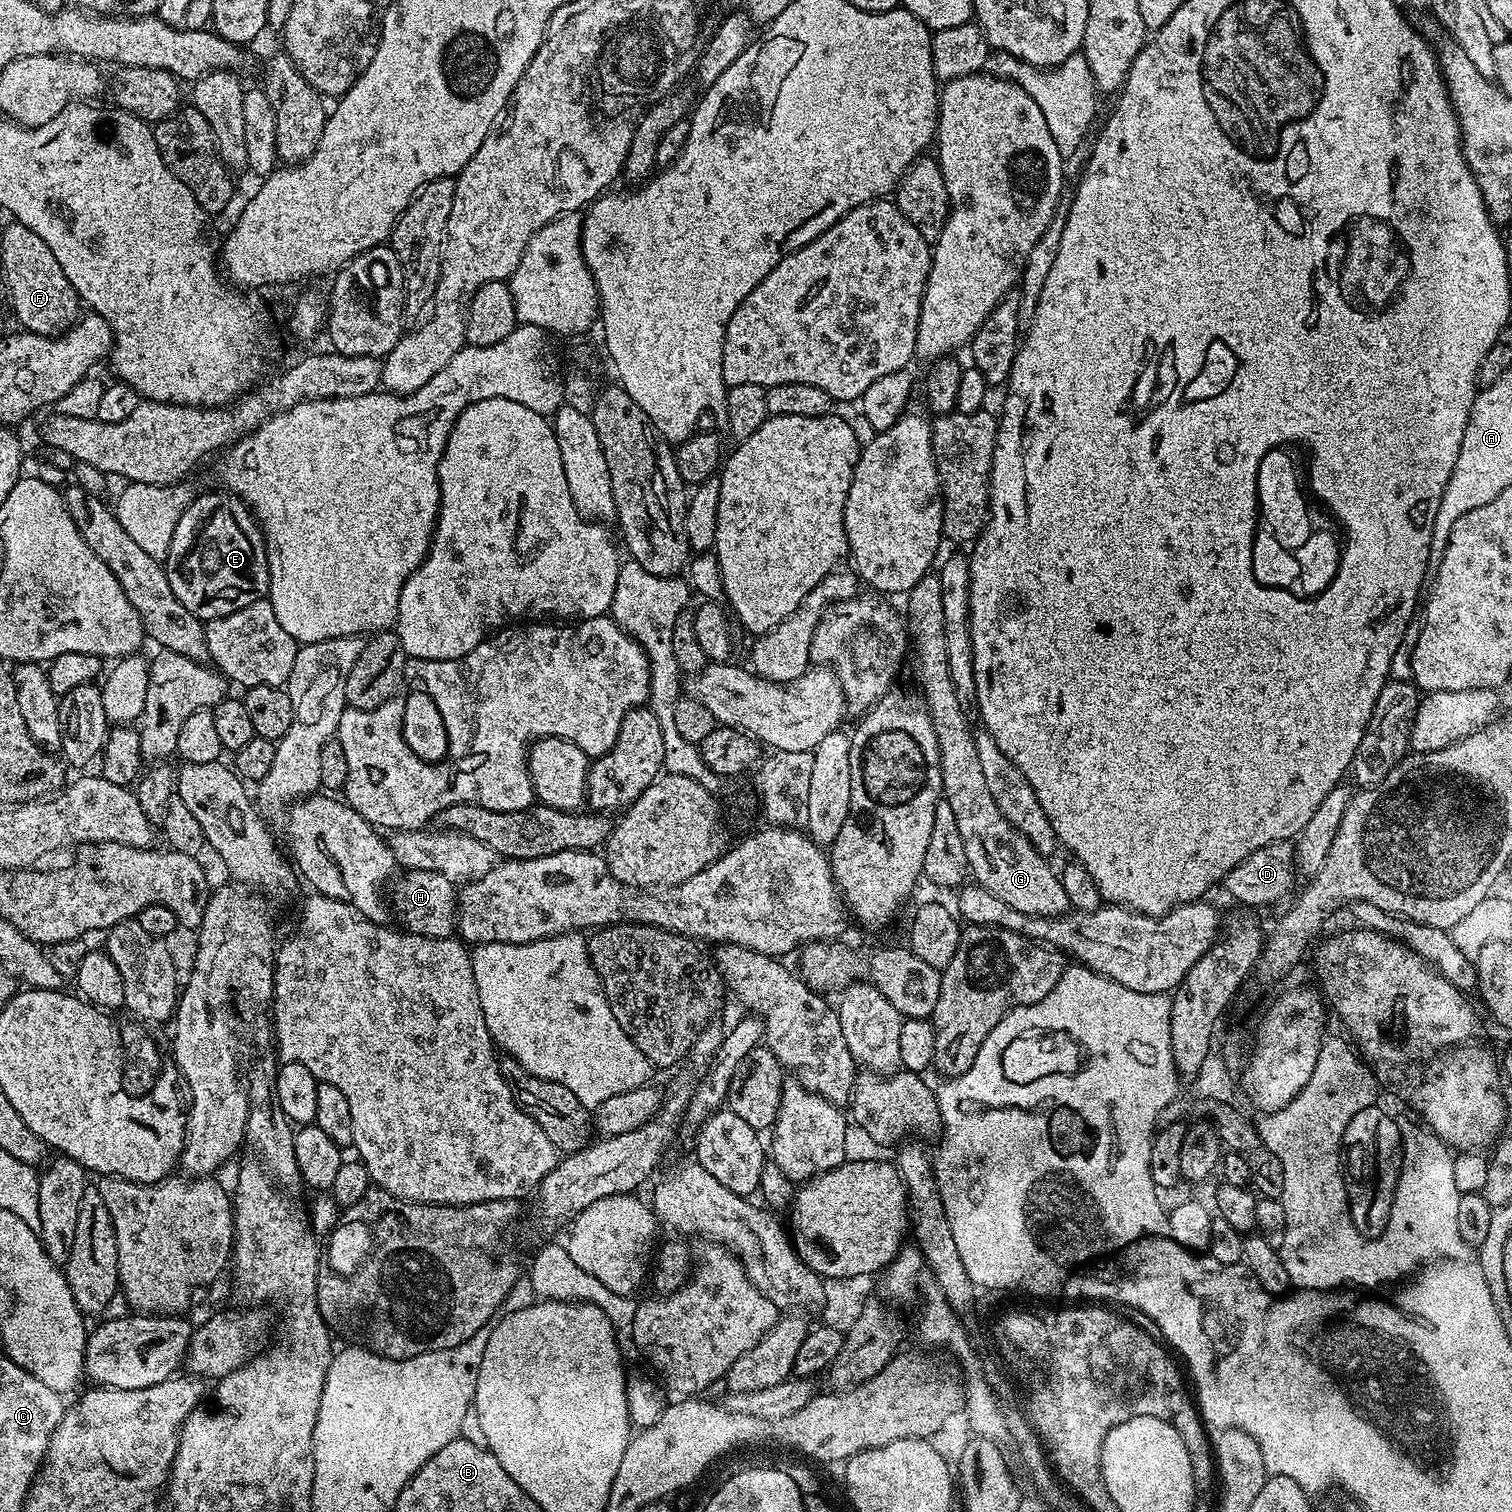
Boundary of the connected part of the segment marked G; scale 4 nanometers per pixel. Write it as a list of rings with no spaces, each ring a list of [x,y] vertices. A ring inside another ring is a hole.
[[[929,574],[911,588],[906,594],[908,600],[907,623],[916,631],[916,672],[920,678],[920,692],[923,707],[928,709],[928,717],[934,726],[934,738],[938,738],[938,754],[942,766],[942,799],[950,802],[950,810],[954,810],[954,818],[958,821],[958,834],[962,834],[962,846],[966,846],[966,862],[971,879],[981,884],[994,898],[1006,902],[1006,906],[1014,906],[1022,914],[1038,914],[1039,916],[1062,916],[1069,911],[1066,890],[1062,890],[1057,869],[1051,868],[1049,857],[1038,854],[1030,842],[998,810],[998,802],[994,802],[989,788],[986,786],[986,774],[982,774],[982,766],[978,762],[978,746],[974,728],[971,728],[969,717],[962,714],[958,706],[954,685],[950,680],[949,659],[946,654],[946,631],[943,626],[942,582],[939,575]]]

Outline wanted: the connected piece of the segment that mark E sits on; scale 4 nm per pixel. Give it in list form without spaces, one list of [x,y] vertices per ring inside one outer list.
[[[226,490],[197,495],[184,511],[198,524],[196,534],[176,564],[163,564],[164,573],[174,590],[174,598],[199,620],[210,621],[234,614],[250,602],[268,595],[268,559],[259,523],[249,507],[233,494],[226,498]]]

